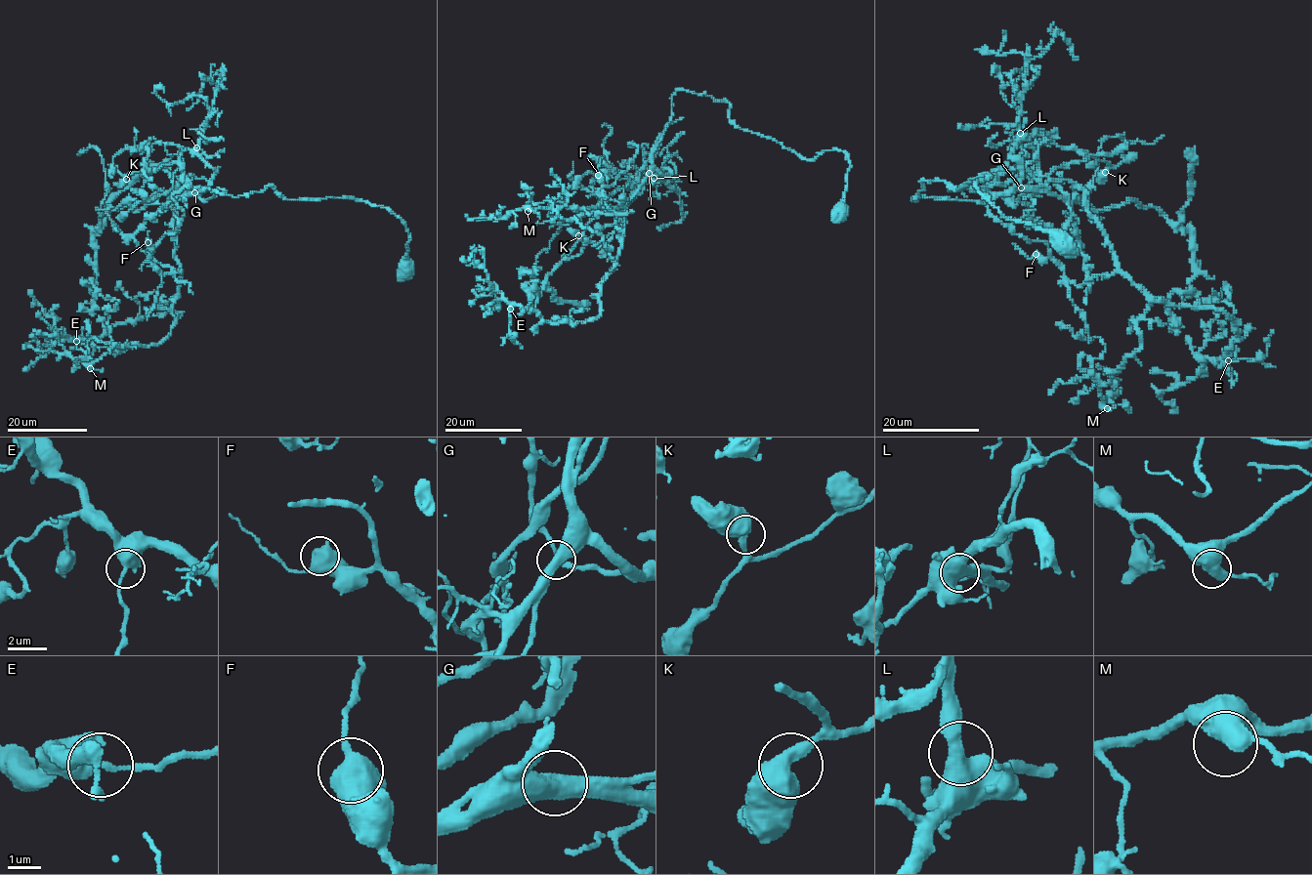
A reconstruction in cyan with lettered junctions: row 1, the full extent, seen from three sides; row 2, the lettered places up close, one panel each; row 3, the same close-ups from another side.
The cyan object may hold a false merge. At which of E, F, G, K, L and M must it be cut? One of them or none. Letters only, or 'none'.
G

